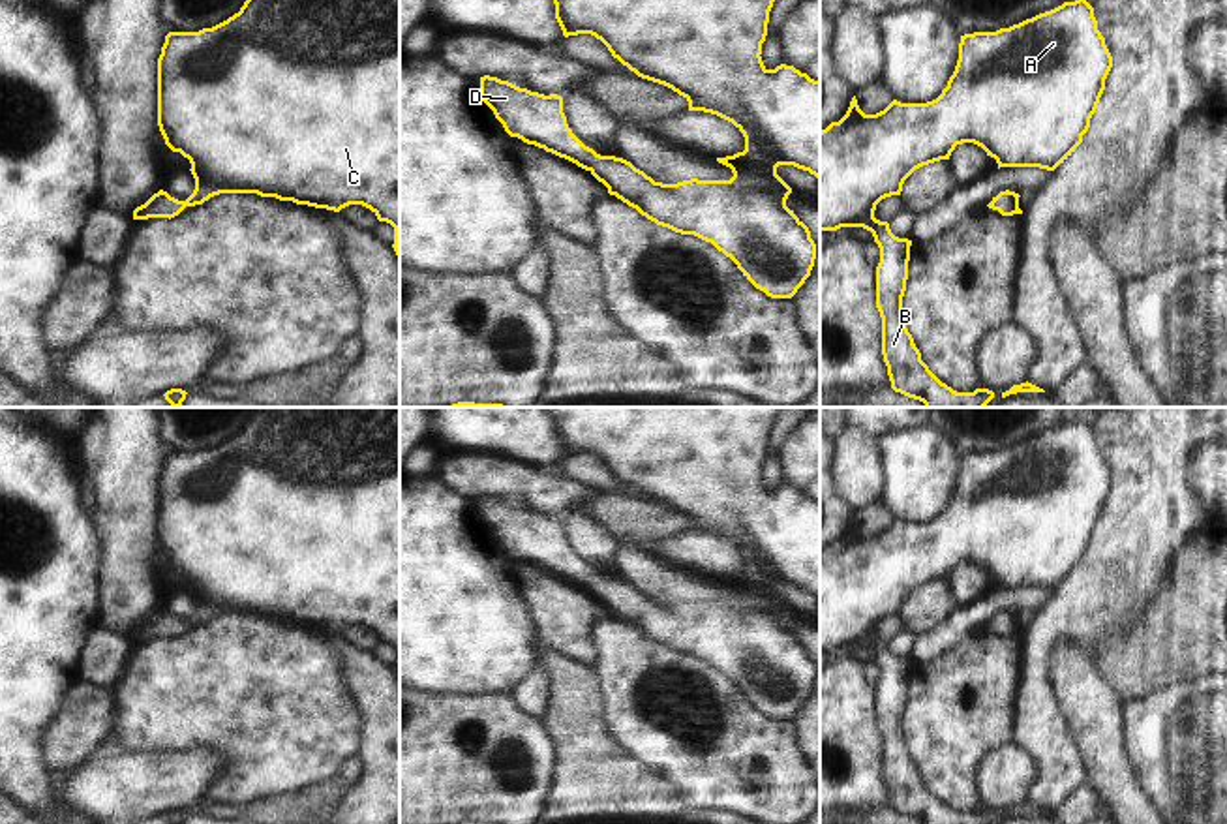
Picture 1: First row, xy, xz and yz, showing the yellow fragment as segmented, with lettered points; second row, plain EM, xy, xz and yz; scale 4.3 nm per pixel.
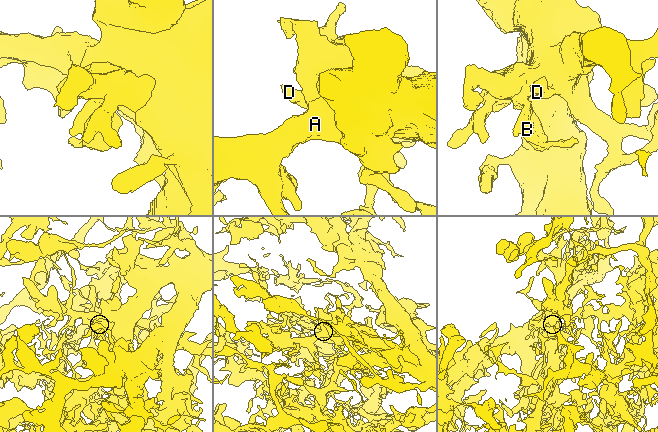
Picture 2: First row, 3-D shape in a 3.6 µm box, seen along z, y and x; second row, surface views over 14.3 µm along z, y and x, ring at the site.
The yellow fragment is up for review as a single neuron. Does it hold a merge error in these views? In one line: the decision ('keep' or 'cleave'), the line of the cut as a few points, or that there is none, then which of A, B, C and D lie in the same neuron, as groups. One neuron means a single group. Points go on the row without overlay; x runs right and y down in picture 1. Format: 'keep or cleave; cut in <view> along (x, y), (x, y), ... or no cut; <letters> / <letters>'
keep; no cut; A B C D

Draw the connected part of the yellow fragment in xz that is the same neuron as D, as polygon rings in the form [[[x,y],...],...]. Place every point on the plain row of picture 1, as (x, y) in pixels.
[[[542,407],[555,424],[555,439],[563,456],[591,454],[600,460],[614,479],[638,497],[664,505],[689,522],[689,531],[704,531],[732,542],[745,557],[745,571],[717,578],[732,589],[730,601],[655,603],[630,582],[600,576],[585,567],[568,548],[563,518],[520,509],[508,501],[480,497],[480,520],[493,531],[510,557],[535,565],[589,591],[629,627],[657,646],[711,663],[730,678],[743,696],[771,719],[792,719],[810,696],[816,664],[809,648],[786,627],[792,608],[777,595],[779,586],[794,586],[820,601],[820,501],[794,486],[767,490],[762,482],[762,464],[767,456],[769,432],[782,407]]]

